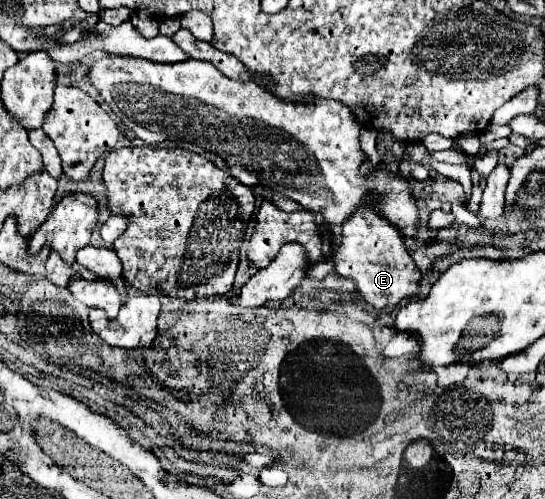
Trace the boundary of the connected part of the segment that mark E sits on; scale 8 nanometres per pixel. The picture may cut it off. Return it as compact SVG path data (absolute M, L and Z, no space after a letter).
M370 203L358 207L350 213L346 223L342 223L342 239L340 249L334 255L334 265L342 277L356 281L356 289L364 301L376 309L394 307L420 293L416 285L420 281L420 271L410 259L402 235L398 235L398 229L394 229L394 225L388 223L388 219L384 219Z

